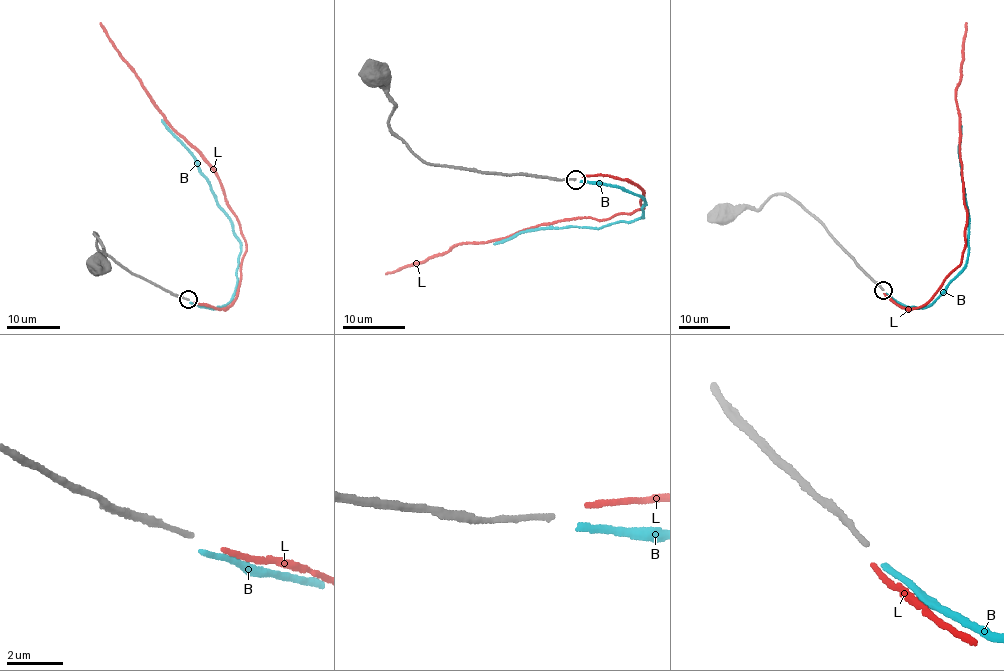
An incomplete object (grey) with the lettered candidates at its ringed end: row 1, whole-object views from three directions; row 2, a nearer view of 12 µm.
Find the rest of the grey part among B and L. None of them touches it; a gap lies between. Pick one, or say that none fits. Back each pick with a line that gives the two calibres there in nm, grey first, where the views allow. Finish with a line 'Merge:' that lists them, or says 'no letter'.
Merge: no letter

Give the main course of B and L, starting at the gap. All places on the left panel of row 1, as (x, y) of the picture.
B: (189, 302), (210, 308), (230, 303), (236, 285), (240, 241), (199, 162), (161, 120)
L: (193, 302), (217, 308), (232, 306), (245, 249), (239, 219), (228, 203), (215, 168), (172, 128), (100, 22)

